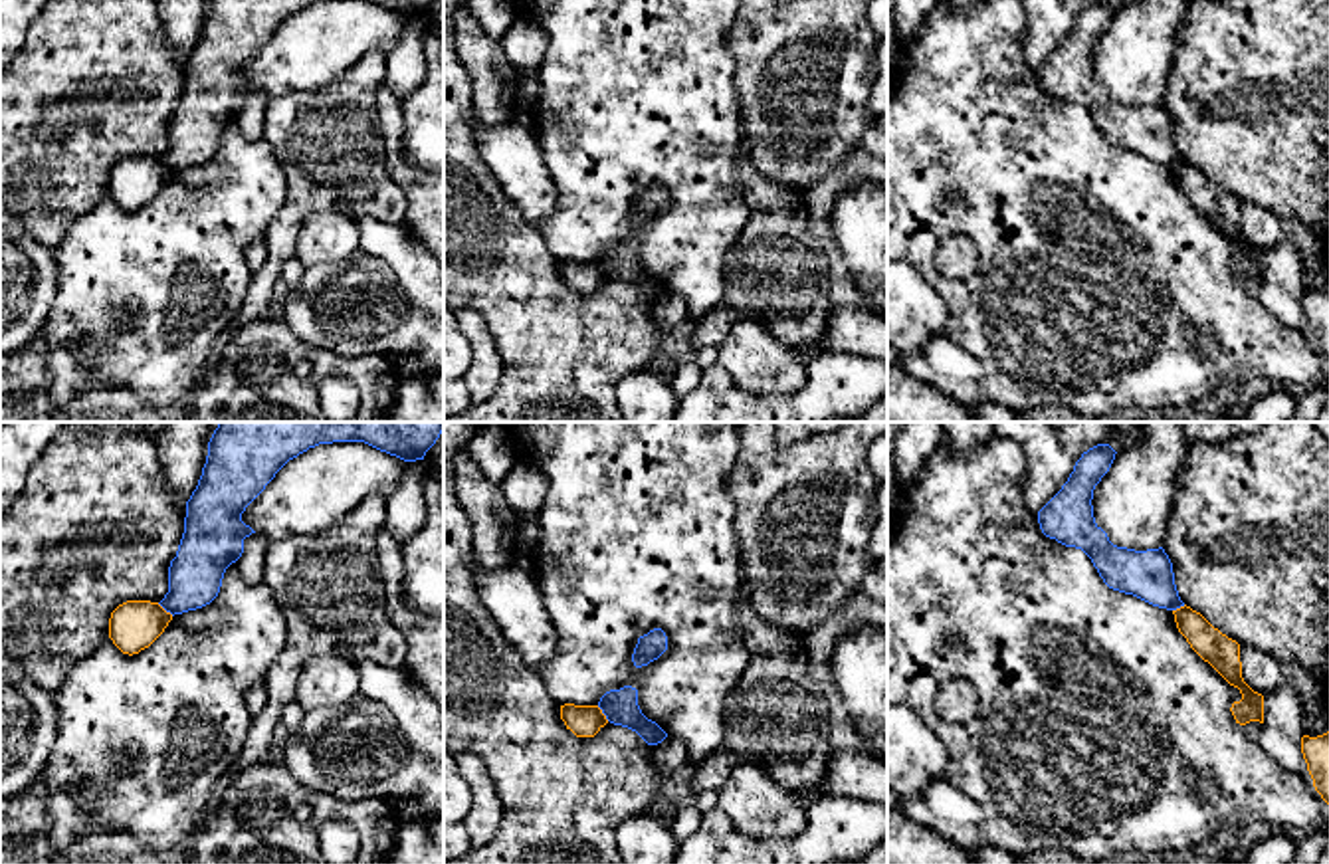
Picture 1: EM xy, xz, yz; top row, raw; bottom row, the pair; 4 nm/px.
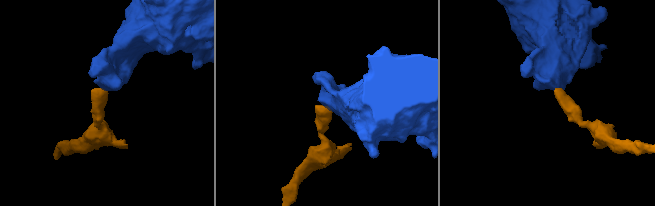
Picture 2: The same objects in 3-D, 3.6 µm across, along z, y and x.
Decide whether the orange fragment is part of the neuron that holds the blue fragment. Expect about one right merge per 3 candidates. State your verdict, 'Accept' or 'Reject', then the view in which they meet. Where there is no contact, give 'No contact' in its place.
Reject. Touches blue in xy

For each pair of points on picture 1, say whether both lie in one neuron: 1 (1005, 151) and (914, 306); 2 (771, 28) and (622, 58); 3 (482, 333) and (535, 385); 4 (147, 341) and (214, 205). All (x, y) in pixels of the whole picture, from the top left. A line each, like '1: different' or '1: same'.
1: different
2: different
3: different
4: same

